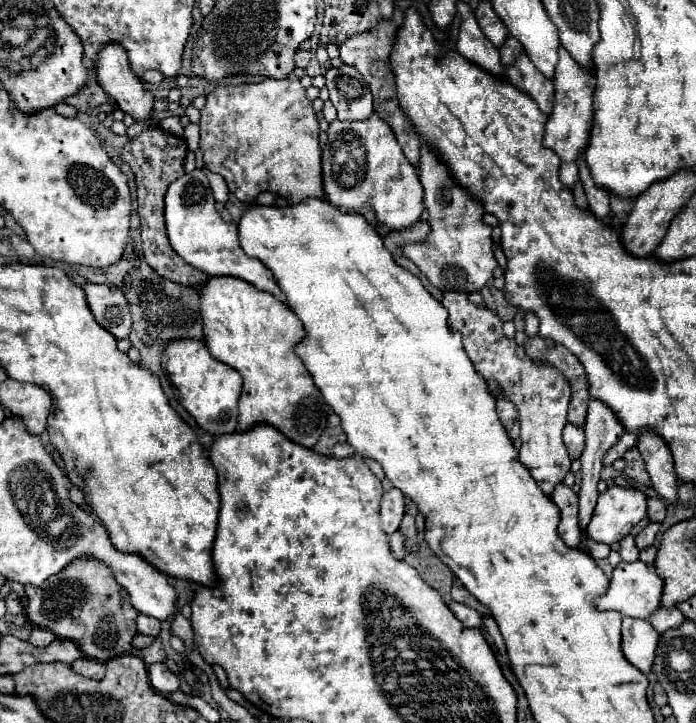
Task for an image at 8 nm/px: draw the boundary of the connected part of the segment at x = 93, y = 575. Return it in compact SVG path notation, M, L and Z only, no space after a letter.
M75 560L69 566L65 566L57 576L51 576L47 582L43 582L43 586L27 586L27 618L41 628L51 630L55 636L71 640L77 644L77 648L89 656L89 658L97 658L97 660L111 660L119 654L125 654L131 648L131 640L137 634L137 626L135 626L135 618L139 616L139 612L131 606L129 602L129 594L115 582L113 572L97 560Z

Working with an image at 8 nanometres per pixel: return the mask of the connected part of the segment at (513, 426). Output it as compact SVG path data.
M497 400L497 414L499 414L499 420L505 426L509 438L517 440L519 438L519 422L517 422L515 406L507 400Z

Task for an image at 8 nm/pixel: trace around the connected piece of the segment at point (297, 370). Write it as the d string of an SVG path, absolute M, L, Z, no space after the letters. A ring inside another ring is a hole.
M235 276L207 278L207 282L199 286L199 302L205 344L211 356L229 364L243 376L239 430L247 430L257 422L267 422L289 440L313 448L327 426L329 404L319 394L301 358L293 352L293 346L305 334L299 318L273 294L257 290Z

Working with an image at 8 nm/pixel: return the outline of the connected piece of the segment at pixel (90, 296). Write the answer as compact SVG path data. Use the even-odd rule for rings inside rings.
M83 284L87 294L87 304L95 320L109 330L117 340L123 340L131 332L131 314L127 300L121 290L109 284Z

